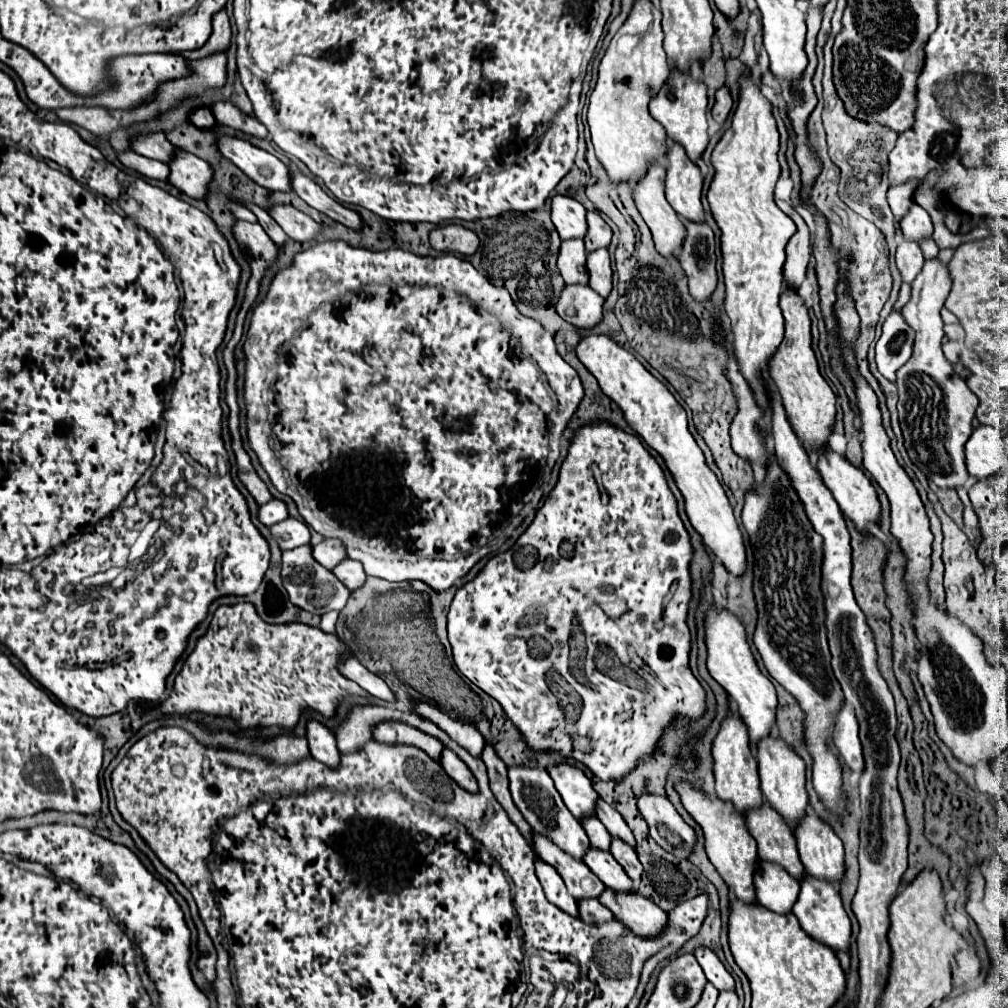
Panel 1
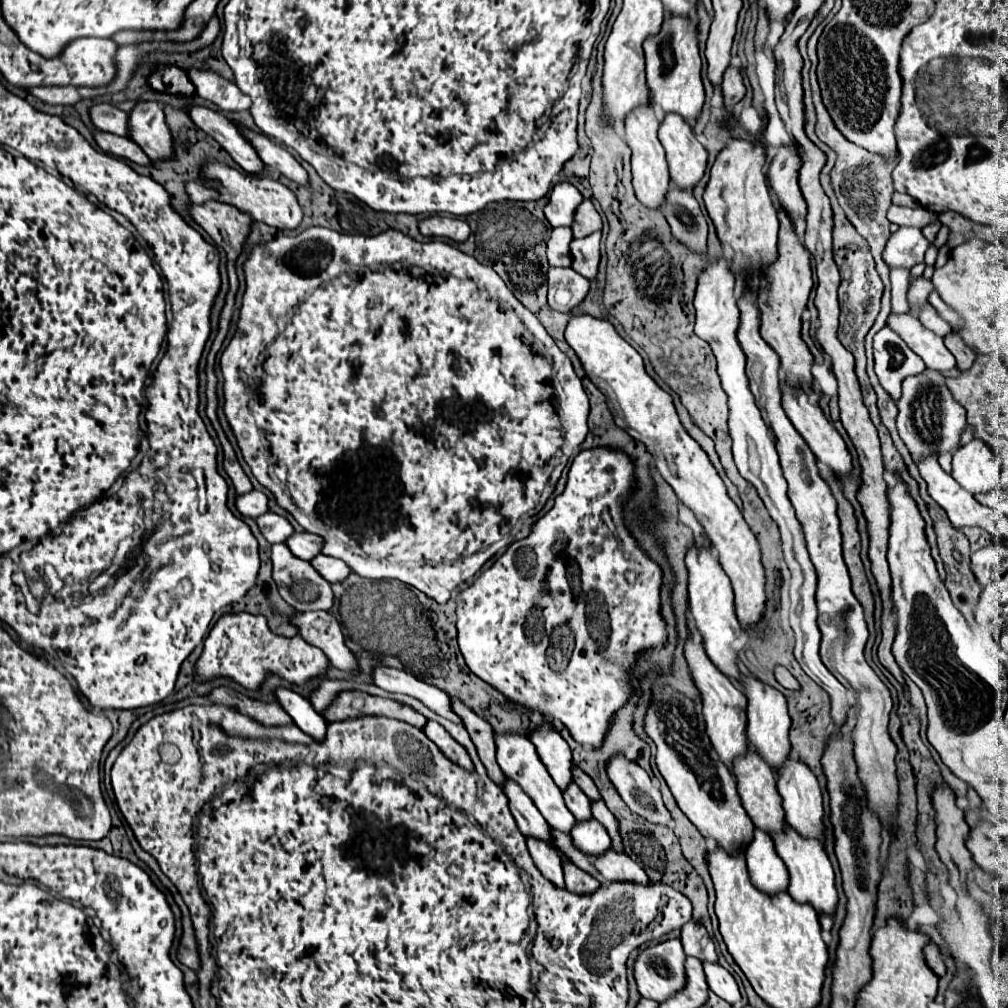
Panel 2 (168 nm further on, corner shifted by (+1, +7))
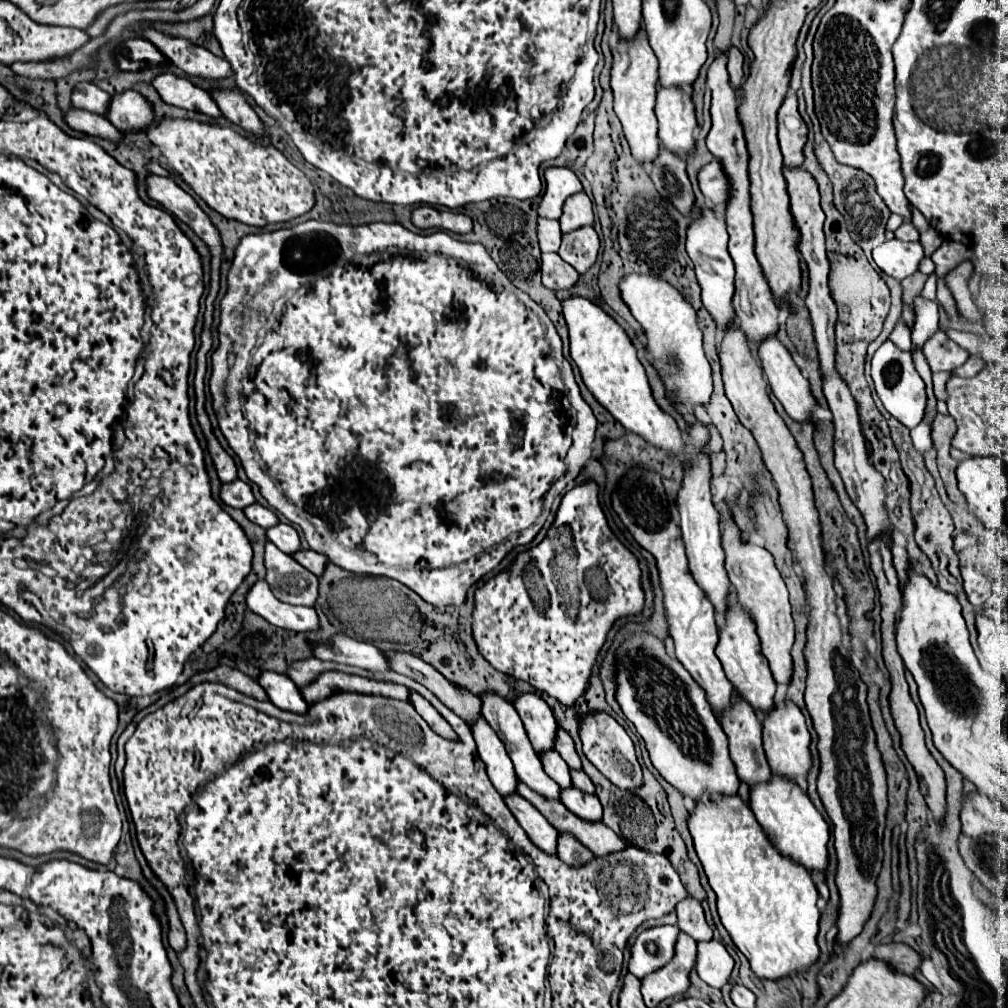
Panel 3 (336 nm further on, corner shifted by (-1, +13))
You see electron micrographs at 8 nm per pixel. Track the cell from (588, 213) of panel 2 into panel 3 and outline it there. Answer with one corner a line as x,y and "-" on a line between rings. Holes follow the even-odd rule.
586,192
570,196
560,216
562,232
572,232
572,230
578,230
582,226
592,226
592,224
594,224
594,210
592,210
592,200
586,196

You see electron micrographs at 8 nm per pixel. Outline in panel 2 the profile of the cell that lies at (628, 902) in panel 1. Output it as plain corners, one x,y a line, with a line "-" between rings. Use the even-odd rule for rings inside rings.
552,828
552,834
556,834
556,846
560,846
560,850
568,850
568,858
572,858
576,866
592,874
600,884
618,880
632,880
640,884
648,882
644,868
630,856
620,854
618,850
608,850
608,854
600,854
600,858
588,858
588,854
580,854
580,850
572,846
570,834
560,834
560,830
556,828

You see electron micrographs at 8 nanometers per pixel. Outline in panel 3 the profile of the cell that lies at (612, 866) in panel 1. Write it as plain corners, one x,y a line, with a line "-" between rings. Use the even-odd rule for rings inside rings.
570,788
570,792
562,792
562,804
586,822
602,822
602,806
596,796
586,796
578,788

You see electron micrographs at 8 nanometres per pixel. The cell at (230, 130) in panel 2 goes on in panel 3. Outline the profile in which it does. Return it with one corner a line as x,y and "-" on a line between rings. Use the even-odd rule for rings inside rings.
160,74
158,78
154,78
152,86
162,96
162,100
172,104
172,106
202,112
202,114
208,114
212,118
222,116
214,98
206,90
194,86
186,78
178,78
174,74

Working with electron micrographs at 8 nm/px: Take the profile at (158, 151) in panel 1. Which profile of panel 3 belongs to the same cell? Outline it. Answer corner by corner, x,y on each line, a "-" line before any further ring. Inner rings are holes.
82,82
72,92
72,106
98,116
106,116
110,110
110,94
100,90
96,84

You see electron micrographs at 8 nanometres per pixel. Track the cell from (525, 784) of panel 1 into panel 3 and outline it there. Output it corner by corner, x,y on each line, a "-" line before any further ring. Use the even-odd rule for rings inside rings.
488,692
486,696
482,696
482,716
486,718
486,722
494,728
494,732
498,732
498,738
506,744
506,752
510,752
510,758
514,762
514,770
518,772
518,780
522,780
530,790
538,792
540,796
544,796
546,800
560,800
560,788
558,784
554,784
554,780
550,780
550,776
544,772
544,766
538,758
538,754
534,752
532,744
530,744
530,738
526,736
526,730
524,730
524,724
516,712
516,708
502,700
500,696
494,696
492,692

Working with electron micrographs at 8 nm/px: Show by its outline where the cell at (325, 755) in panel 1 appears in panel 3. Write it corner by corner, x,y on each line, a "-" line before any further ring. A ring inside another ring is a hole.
264,672
258,682
266,690
266,694
274,706
288,710
288,712
296,712
296,714
308,712
310,706
302,698
300,688
288,676
282,676
276,672

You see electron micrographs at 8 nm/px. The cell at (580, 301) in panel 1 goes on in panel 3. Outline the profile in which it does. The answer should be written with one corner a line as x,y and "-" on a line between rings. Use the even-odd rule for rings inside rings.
542,254
542,284
552,290
568,290
578,282
580,274
558,254

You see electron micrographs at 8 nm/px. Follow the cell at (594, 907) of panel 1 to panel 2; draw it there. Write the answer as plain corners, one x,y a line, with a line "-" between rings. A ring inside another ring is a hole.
568,862
568,866
562,866
562,868
564,868
564,882
570,892
588,894
600,886
600,882
596,882
596,878
592,878
590,874
584,874
584,870
574,866
572,862

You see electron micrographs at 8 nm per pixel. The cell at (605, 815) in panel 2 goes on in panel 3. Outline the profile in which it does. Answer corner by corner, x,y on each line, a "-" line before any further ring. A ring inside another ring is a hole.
572,770
572,782
574,782
574,786
576,786
578,790
582,790
582,792
586,792
586,794
594,794
594,792
596,792
592,780
590,780
582,770
580,770
580,772
574,772
574,770

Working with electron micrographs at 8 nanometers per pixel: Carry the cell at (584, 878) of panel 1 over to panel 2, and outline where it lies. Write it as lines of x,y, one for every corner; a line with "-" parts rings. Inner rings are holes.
510,778
504,780
502,790
508,798
508,808
514,816
520,832
524,836
534,836
534,838
540,838
540,840
552,844
550,826
542,818
542,814
534,806
534,802
528,798
528,794
524,794
524,790
520,790
520,786
516,786
516,782
512,782

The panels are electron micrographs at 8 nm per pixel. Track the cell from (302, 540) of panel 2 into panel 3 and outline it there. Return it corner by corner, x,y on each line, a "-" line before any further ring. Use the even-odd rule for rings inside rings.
278,524
274,528
268,528
266,536
270,542
274,542
286,554
296,554
302,548
300,536
290,524

